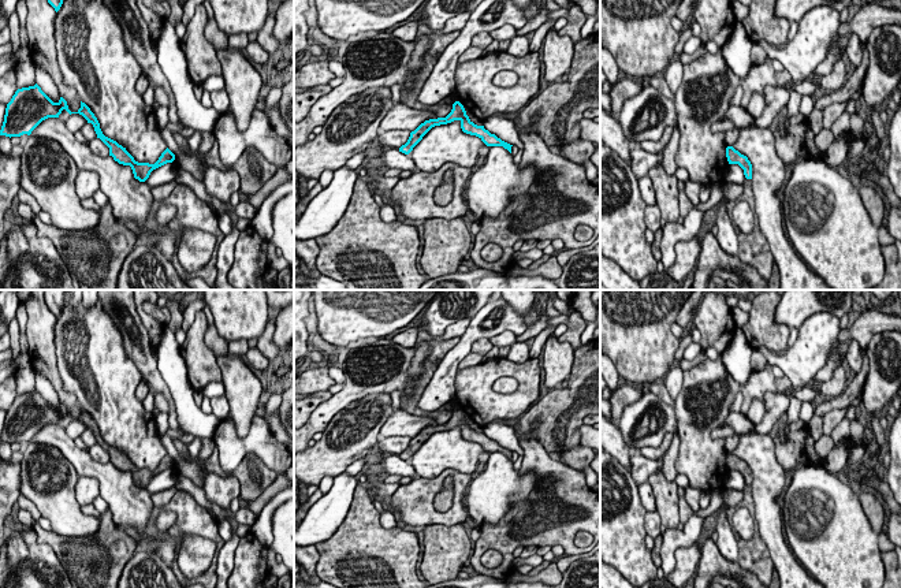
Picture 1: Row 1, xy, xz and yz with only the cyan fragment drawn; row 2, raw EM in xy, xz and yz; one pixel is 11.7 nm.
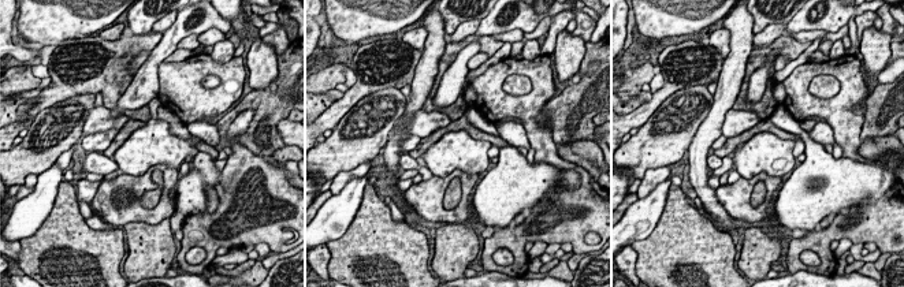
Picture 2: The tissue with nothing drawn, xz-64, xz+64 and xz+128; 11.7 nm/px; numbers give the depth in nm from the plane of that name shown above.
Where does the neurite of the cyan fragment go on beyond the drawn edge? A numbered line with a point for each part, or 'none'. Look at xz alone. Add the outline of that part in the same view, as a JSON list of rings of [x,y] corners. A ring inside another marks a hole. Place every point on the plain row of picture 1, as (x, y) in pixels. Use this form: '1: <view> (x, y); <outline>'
none

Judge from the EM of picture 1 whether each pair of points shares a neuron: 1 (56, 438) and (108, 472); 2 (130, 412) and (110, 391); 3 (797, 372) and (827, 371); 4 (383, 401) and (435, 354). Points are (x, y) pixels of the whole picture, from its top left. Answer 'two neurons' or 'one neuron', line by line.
1: one neuron
2: one neuron
3: two neurons
4: two neurons

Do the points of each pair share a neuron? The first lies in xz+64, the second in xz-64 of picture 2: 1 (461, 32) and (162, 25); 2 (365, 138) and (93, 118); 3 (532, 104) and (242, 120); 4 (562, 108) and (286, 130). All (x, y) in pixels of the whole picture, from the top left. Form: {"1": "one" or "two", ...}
{"1": "one", "2": "two", "3": "two", "4": "two"}

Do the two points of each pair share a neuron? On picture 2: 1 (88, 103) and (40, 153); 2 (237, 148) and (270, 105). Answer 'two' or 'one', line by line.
1: one
2: two

